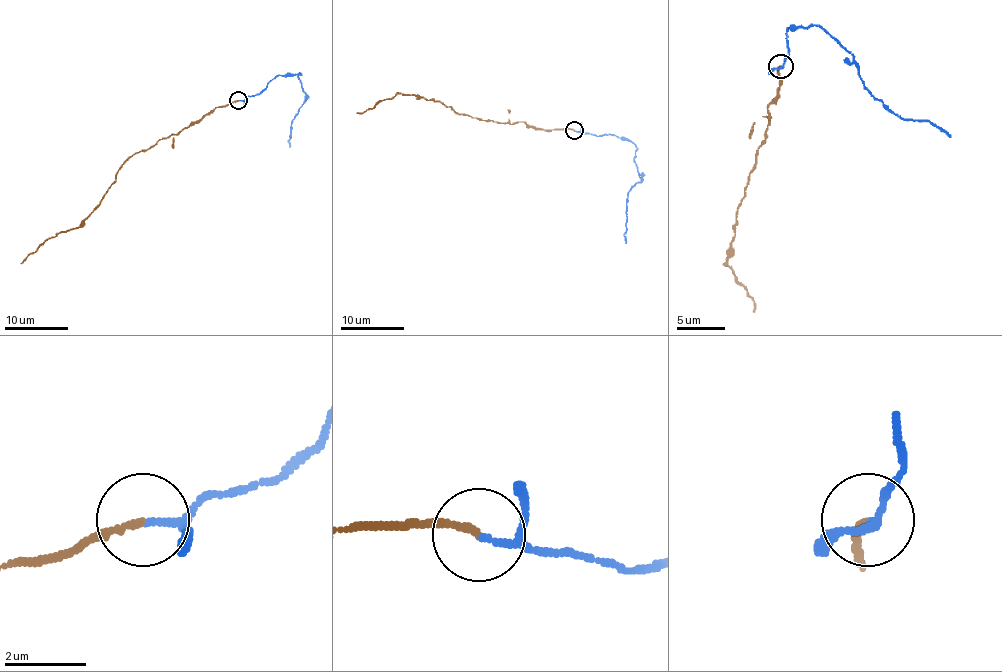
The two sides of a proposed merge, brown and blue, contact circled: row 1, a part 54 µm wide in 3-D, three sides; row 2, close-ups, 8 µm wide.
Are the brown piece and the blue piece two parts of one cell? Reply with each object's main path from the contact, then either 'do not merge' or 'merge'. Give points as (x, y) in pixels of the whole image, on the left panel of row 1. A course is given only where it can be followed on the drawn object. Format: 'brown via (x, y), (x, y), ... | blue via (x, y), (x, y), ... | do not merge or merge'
brown via (239, 100), (215, 108), (187, 127), (133, 154), (122, 165), (99, 205), (77, 228), (48, 237), (21, 263) | blue via (239, 100), (258, 95), (277, 77), (301, 74), (298, 76), (306, 95), (291, 122), (290, 148) | merge

